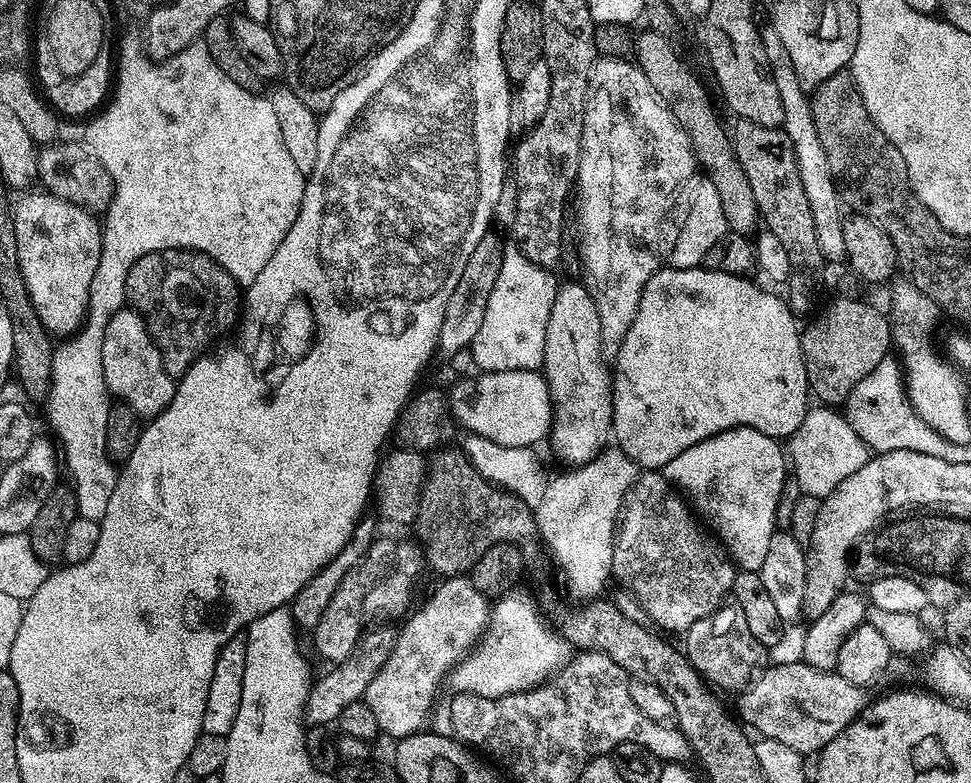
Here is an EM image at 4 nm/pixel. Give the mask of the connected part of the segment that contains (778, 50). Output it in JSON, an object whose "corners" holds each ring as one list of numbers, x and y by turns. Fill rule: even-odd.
{"corners":[[771,30,765,32,760,36,760,42,766,54,768,68,772,71,774,86,778,86,778,98,782,98,782,114,784,115,782,131,786,133,794,146,798,174,802,178,802,190,806,190,806,198,810,202,810,214,814,214,814,230,818,234,818,246,825,257,843,257,844,220,842,215,840,216,842,200,838,195,838,185,830,174,830,162,826,158,826,150,822,150,822,142,818,142,818,130,814,126,811,101,806,95,806,90,798,82,798,76,794,74,794,66,790,66,790,54,786,54,786,46,782,46,782,38,778,38]]}

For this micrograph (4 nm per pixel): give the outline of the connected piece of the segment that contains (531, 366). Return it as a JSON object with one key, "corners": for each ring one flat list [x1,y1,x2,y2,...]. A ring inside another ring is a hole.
{"corners":[[519,248,503,249,490,300,486,302,486,315,482,317,482,326,478,334,474,334,470,349,472,360,481,373,543,369,546,322,550,322,550,306,554,306,558,287,558,280,552,274,529,262]]}

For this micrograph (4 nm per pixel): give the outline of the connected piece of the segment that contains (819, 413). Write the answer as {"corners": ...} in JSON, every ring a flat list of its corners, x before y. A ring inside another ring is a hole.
{"corners":[[812,406,806,418,802,418,802,426,798,426,787,441,786,456,790,461,791,475,798,482,801,493,823,498,870,459,870,450,862,438,854,434,839,411,828,406]]}

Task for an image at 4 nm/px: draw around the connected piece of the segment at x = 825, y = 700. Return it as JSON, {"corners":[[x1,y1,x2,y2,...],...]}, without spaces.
{"corners":[[803,662,766,668,739,693,740,701,734,707,735,715,763,739,782,742,801,754,816,754,862,711,861,685,846,682,835,670,823,672]]}

